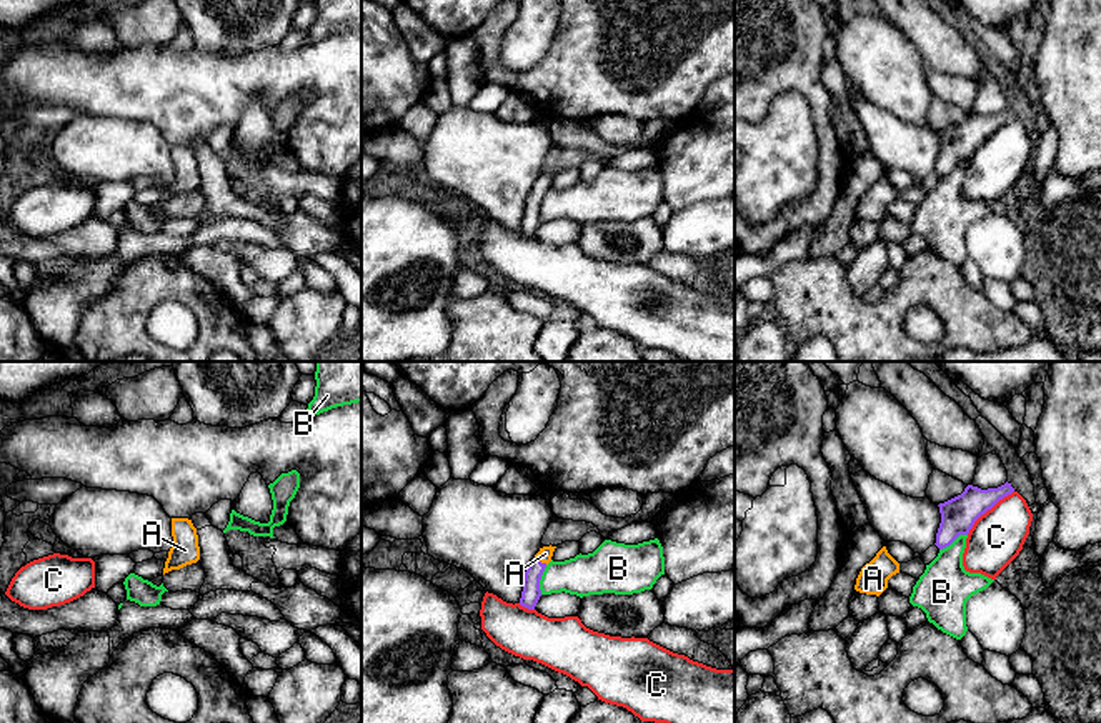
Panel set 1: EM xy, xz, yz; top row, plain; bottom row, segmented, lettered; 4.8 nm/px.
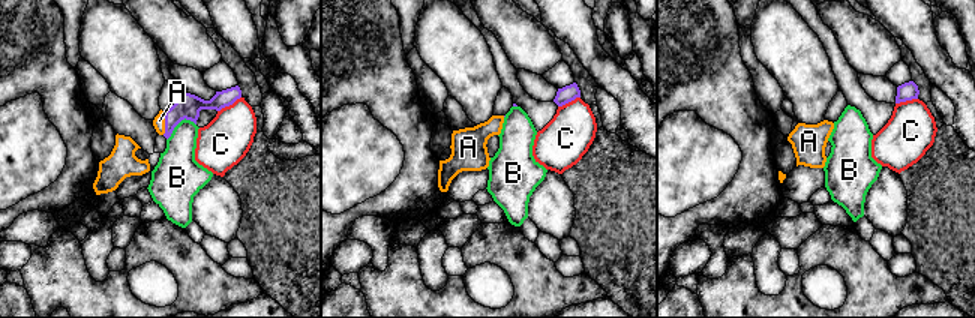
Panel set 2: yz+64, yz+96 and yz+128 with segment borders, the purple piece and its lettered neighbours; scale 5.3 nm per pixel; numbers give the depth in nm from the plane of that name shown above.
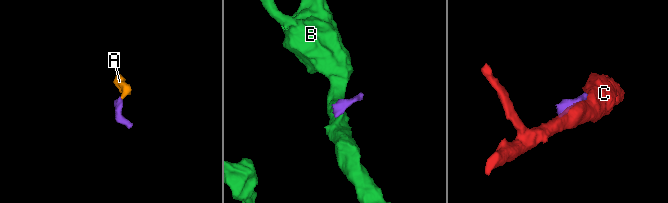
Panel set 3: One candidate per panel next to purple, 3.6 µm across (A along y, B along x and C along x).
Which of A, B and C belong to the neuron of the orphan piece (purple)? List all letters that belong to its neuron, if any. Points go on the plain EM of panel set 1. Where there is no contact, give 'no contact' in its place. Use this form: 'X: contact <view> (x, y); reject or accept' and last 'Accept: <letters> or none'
A: contact xz (540, 189); accept
B: contact xz (540, 205); reject
C: contact yz (988, 135); reject
Accept: A

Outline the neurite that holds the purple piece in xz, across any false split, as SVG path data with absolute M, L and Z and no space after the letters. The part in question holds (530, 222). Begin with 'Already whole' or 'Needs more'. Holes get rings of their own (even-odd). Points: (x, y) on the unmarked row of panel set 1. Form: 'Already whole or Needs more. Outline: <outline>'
Needs more. Outline: M551 172L540 175L540 178L535 182L531 190L528 192L528 195L525 198L523 218L521 218L521 225L520 225L521 233L525 233L528 237L535 237L535 233L541 223L540 207L541 207L541 202L543 202L546 192L551 188L555 175L556 173L551 173Z

